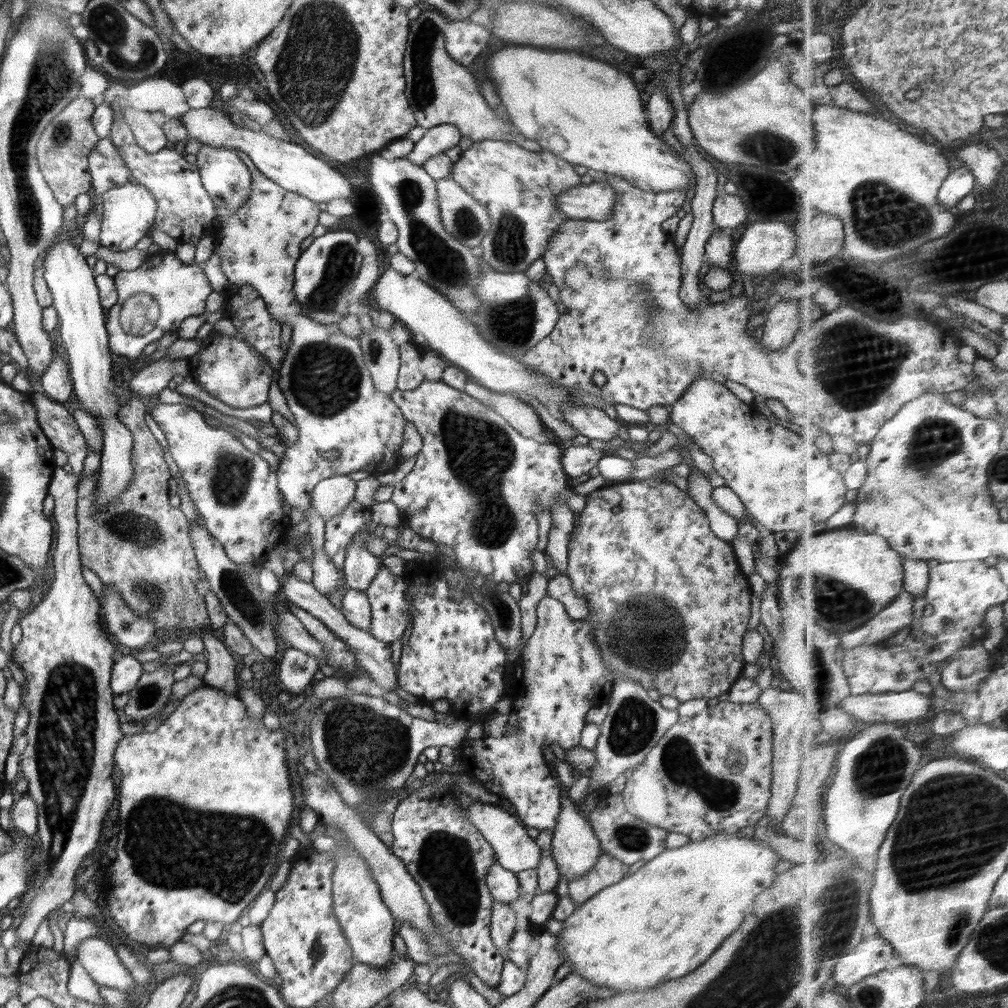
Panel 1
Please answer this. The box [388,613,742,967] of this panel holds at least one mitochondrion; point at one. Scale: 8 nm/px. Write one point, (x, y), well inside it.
(446, 863)

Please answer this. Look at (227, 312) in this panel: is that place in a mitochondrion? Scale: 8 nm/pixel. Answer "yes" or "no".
no

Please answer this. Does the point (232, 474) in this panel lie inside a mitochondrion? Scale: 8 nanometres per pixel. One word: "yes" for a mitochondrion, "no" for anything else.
yes

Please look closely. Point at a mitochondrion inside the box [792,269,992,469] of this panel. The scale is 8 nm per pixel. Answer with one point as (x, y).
(828, 345)

